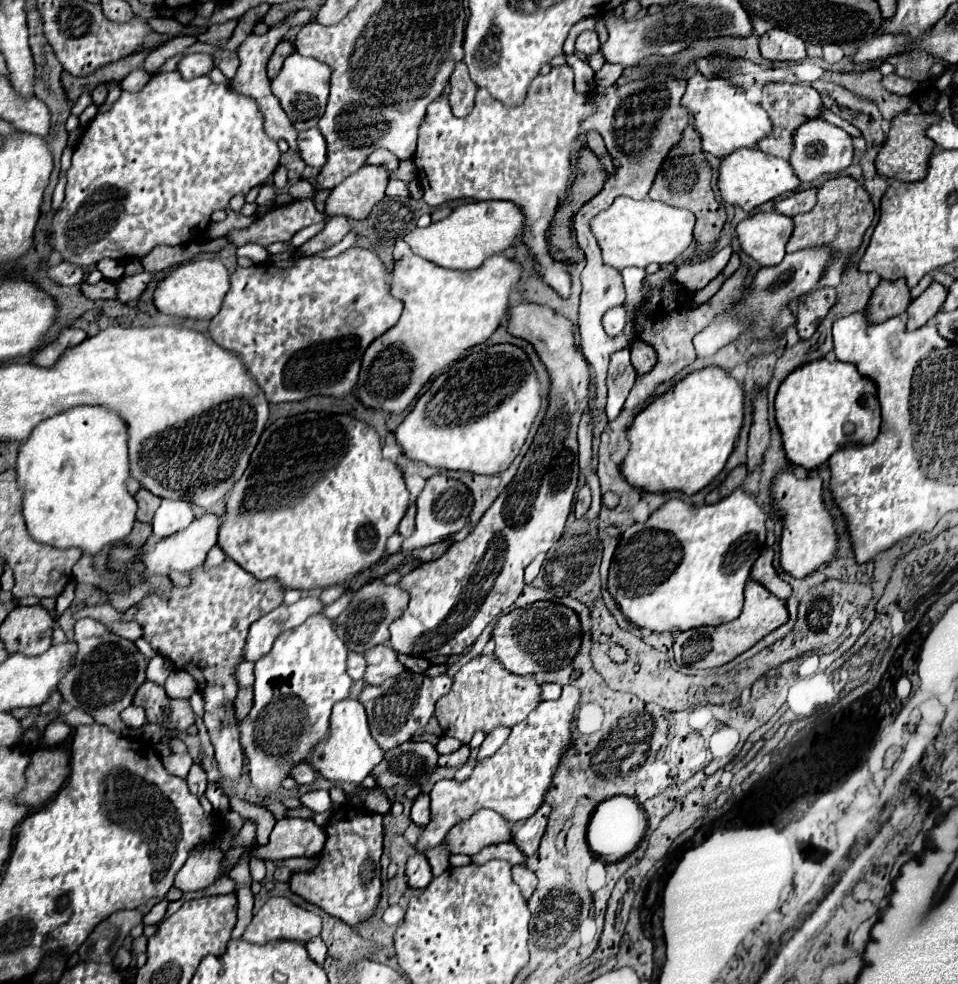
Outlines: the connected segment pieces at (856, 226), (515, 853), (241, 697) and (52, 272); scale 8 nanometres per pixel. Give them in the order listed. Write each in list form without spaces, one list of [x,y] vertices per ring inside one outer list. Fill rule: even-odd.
[[[846,175],[832,177],[818,189],[816,207],[804,215],[794,217],[794,233],[786,245],[786,253],[794,253],[816,245],[834,245],[836,253],[830,265],[836,263],[838,259],[848,261],[848,257],[862,243],[862,235],[870,227],[872,219],[874,219],[874,205],[870,201],[868,191],[852,177],[846,177]]]
[[[508,841],[508,843],[498,843],[498,845],[484,847],[478,855],[472,857],[472,863],[482,865],[482,863],[488,863],[492,859],[502,859],[502,861],[508,861],[510,865],[524,865],[524,861],[526,861],[524,853],[512,841]]]
[[[242,687],[242,689],[238,691],[238,697],[236,697],[236,719],[238,719],[238,721],[242,721],[244,715],[250,713],[250,709],[252,709],[252,701],[254,701],[252,689]]]
[[[60,261],[58,265],[48,269],[48,277],[60,285],[78,285],[84,281],[84,271],[72,263]]]

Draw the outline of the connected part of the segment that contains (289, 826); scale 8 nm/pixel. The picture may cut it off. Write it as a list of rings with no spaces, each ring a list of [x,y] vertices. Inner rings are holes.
[[[282,819],[274,827],[274,837],[268,845],[256,845],[250,849],[250,859],[286,859],[286,857],[308,857],[318,855],[324,847],[326,833],[312,819]]]

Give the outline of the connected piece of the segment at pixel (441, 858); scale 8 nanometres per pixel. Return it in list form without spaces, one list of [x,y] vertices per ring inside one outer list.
[[[442,845],[432,847],[432,849],[426,849],[426,851],[424,851],[424,855],[426,855],[426,857],[428,857],[428,861],[430,861],[430,867],[432,867],[434,877],[442,875],[442,873],[448,869],[448,853],[444,853]]]

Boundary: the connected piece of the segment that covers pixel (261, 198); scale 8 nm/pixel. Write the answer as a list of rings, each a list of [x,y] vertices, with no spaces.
[[[263,184],[256,198],[256,203],[259,206],[267,206],[271,203],[274,197],[275,197],[274,189],[268,184]]]

